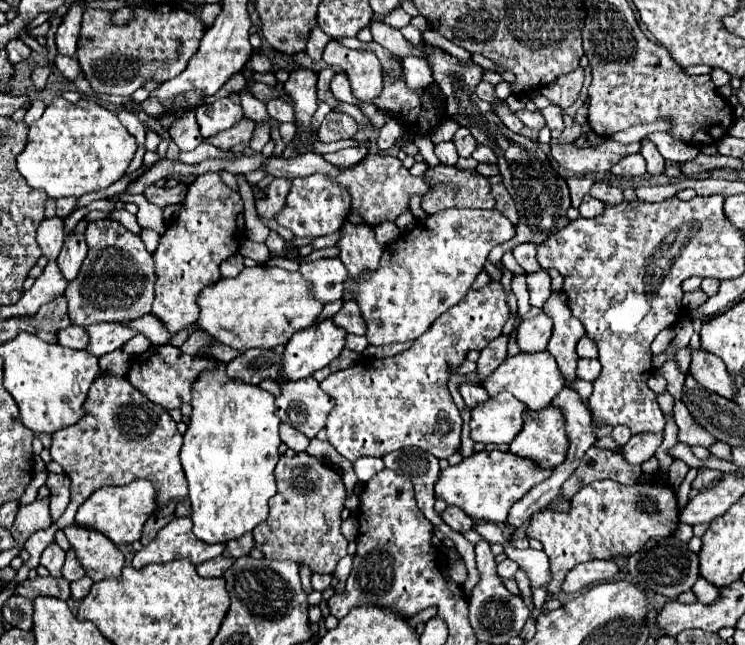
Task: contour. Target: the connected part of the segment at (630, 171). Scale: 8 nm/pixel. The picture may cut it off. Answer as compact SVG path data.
M640 153L636 155L628 155L624 157L620 163L616 163L612 169L610 169L612 175L622 175L622 177L640 177L646 173L646 163L644 163L644 157Z

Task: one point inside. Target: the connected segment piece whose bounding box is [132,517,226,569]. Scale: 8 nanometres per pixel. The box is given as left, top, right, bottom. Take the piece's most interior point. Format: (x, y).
(176, 541)

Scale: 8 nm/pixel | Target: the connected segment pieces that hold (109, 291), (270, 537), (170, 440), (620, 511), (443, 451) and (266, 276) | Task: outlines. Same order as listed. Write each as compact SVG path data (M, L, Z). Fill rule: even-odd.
M112 219L90 221L84 235L88 255L78 271L78 277L70 281L64 291L72 325L88 327L96 323L128 323L150 313L156 273L154 259L146 251L140 235L134 235Z
M298 453L296 457L282 457L282 461L278 461L276 481L278 493L270 499L270 515L252 531L256 549L260 549L266 559L304 561L316 573L332 573L336 563L346 557L348 547L348 541L340 533L340 513L346 497L340 473L318 457Z
M104 373L104 377L100 375L92 383L84 409L86 415L76 425L52 435L50 455L70 477L70 503L56 521L58 529L72 523L78 507L94 491L106 485L128 485L134 479L148 479L160 493L158 503L162 507L168 505L170 499L182 499L188 495L186 477L178 459L182 435L164 407L144 399L144 393L136 391L126 377Z
M612 479L604 481L594 481L580 489L574 499L570 501L568 511L550 511L550 509L540 509L532 515L532 521L526 527L526 537L528 539L538 539L544 545L544 553L548 555L550 567L552 567L552 583L548 583L548 593L556 595L560 593L560 585L566 577L566 573L576 567L578 563L586 563L592 559L612 559L614 555L634 555L644 547L646 541L652 537L668 537L676 531L678 527L678 505L676 505L676 495L670 485L662 483L646 483L646 485L622 485ZM642 499L652 499L656 501L656 513L646 513L640 507Z
M492 279L486 287L478 291L470 289L468 295L460 303L456 303L456 307L440 315L432 323L432 327L424 335L420 335L420 339L414 341L414 345L408 351L386 359L360 359L356 365L348 369L330 373L320 383L320 387L336 401L336 407L332 409L326 423L328 441L332 443L332 447L348 461L356 461L358 457L364 457L364 455L384 457L404 447L418 447L422 451L432 453L438 459L448 459L460 447L462 417L450 397L450 391L446 385L450 379L450 373L446 369L460 367L468 351L472 349L480 351L492 339L502 335L502 327L508 321L508 317L510 317L508 295L504 295L504 287L500 287L500 281Z
M258 265L244 269L238 277L220 279L200 293L198 305L198 325L222 345L230 345L242 353L252 347L274 349L276 345L286 345L296 331L316 323L324 307L324 303L316 303L312 287L308 287L300 271L292 273L272 265Z

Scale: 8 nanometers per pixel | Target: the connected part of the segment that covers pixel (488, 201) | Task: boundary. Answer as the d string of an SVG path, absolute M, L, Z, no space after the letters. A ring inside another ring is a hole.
M436 165L426 171L432 191L422 199L422 211L432 215L446 207L478 207L496 209L490 183L478 171L462 171L458 167Z

